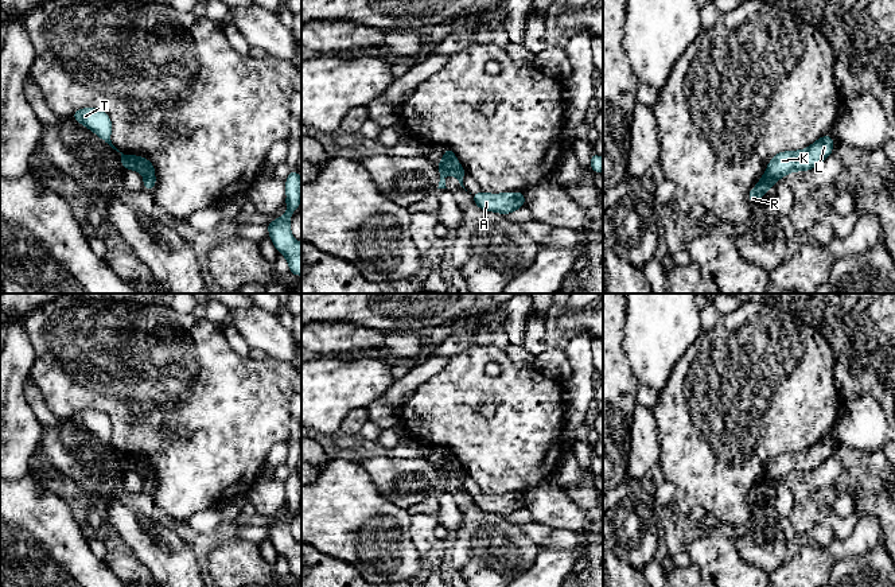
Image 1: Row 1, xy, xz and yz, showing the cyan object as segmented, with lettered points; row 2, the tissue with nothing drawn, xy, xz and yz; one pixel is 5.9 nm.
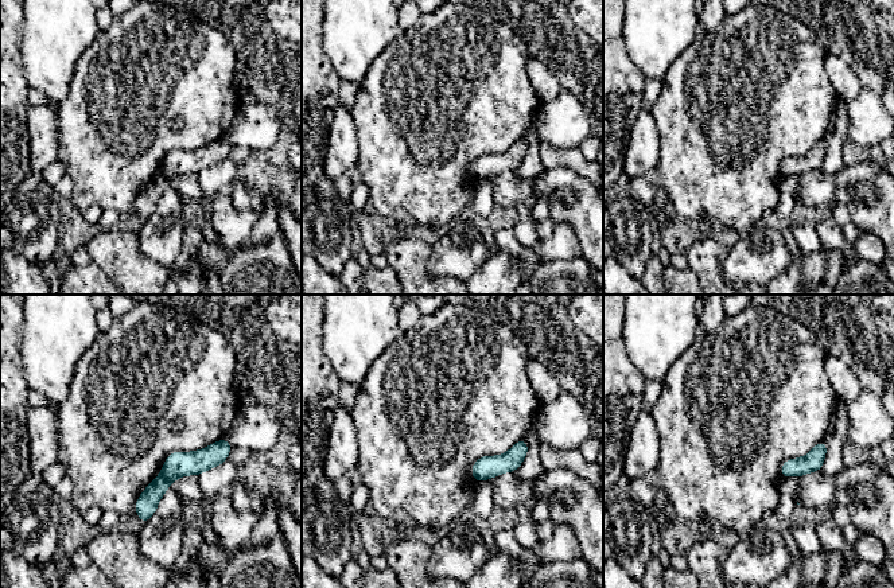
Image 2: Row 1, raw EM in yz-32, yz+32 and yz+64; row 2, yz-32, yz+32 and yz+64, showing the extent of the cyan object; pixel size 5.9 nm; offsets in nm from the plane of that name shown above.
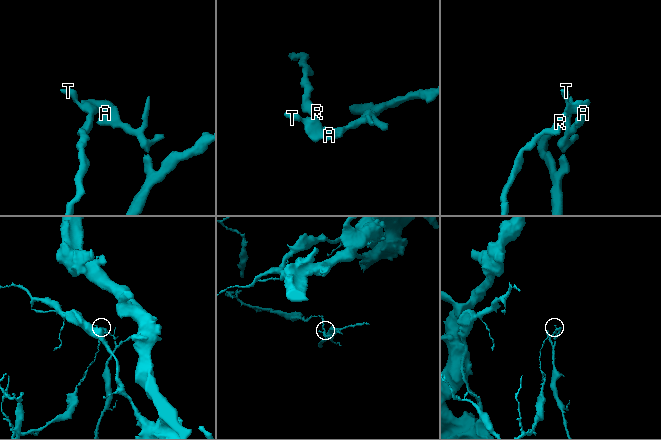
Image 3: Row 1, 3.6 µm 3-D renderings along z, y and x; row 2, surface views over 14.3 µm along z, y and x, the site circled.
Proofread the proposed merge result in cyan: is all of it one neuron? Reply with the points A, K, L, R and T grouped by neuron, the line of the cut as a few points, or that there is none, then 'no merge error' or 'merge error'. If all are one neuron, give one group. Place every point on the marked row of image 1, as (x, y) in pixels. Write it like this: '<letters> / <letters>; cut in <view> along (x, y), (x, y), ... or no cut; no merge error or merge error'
A K L T / R; cut in yz along (766, 173), (777, 179); merge error

